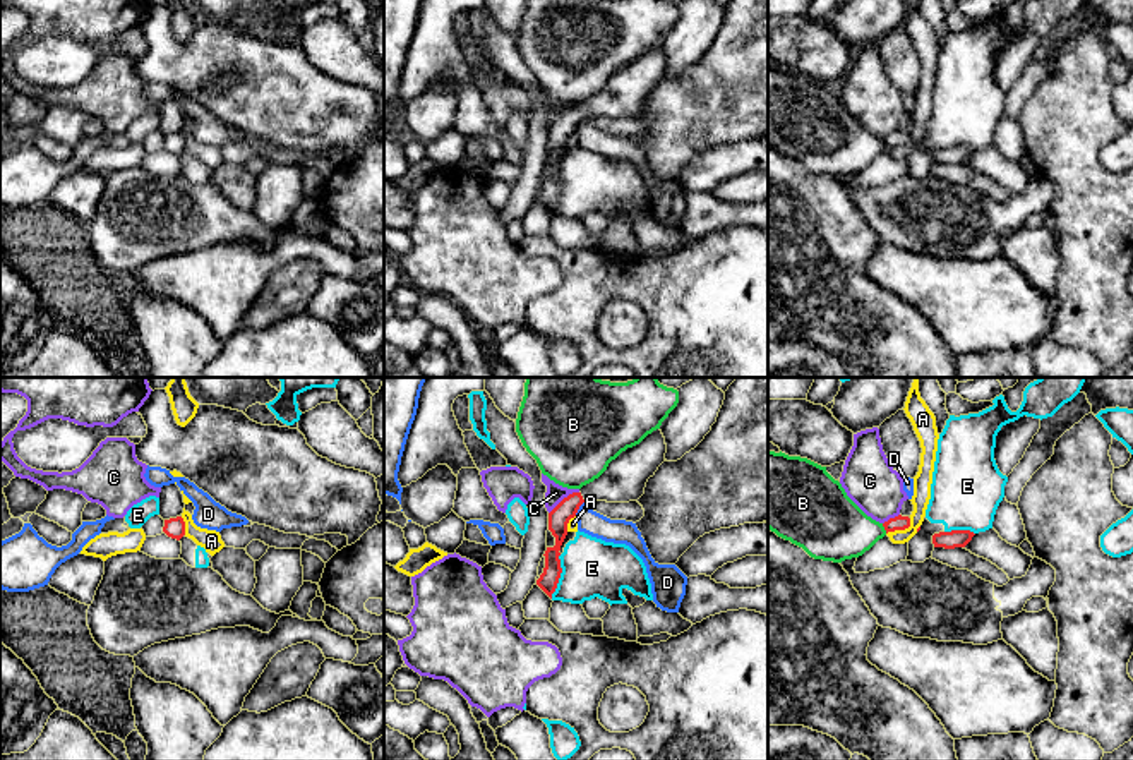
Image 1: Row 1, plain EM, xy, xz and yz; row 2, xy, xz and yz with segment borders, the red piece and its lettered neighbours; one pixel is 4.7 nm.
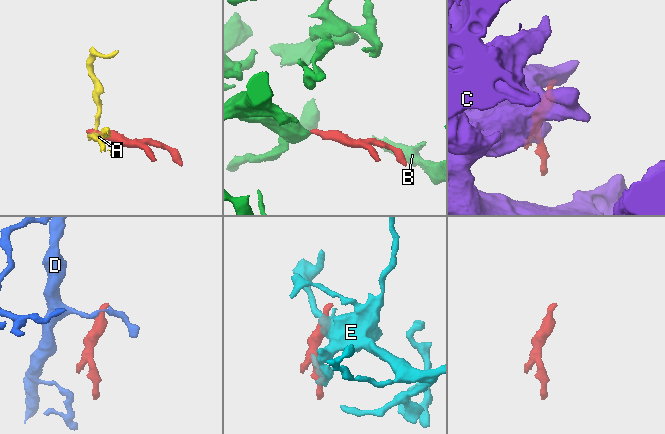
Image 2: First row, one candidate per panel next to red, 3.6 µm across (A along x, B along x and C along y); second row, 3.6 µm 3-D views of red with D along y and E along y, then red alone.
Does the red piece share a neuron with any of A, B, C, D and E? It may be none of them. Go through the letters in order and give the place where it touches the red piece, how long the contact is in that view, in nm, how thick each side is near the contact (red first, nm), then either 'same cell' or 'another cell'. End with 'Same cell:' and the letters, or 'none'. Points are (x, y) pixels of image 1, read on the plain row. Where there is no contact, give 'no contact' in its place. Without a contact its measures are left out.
A: yz (900, 144) | 140 nm | 70/90 nm | another cell
B: yz (885, 144) | 50 nm | 70/320 nm | another cell
C: xz (563, 115) | 180 nm | 100/90 nm | another cell
D: xz (578, 124) | 80 nm | 100/120 nm | another cell
E: xz (559, 193) | 220 nm | 100/280 nm | another cell
Same cell: none

